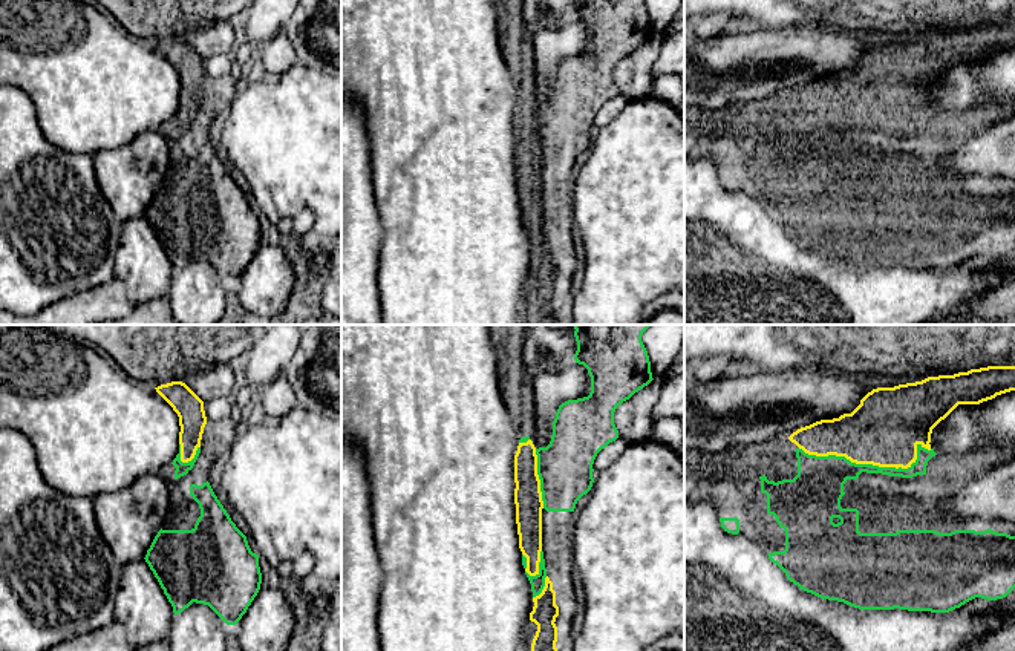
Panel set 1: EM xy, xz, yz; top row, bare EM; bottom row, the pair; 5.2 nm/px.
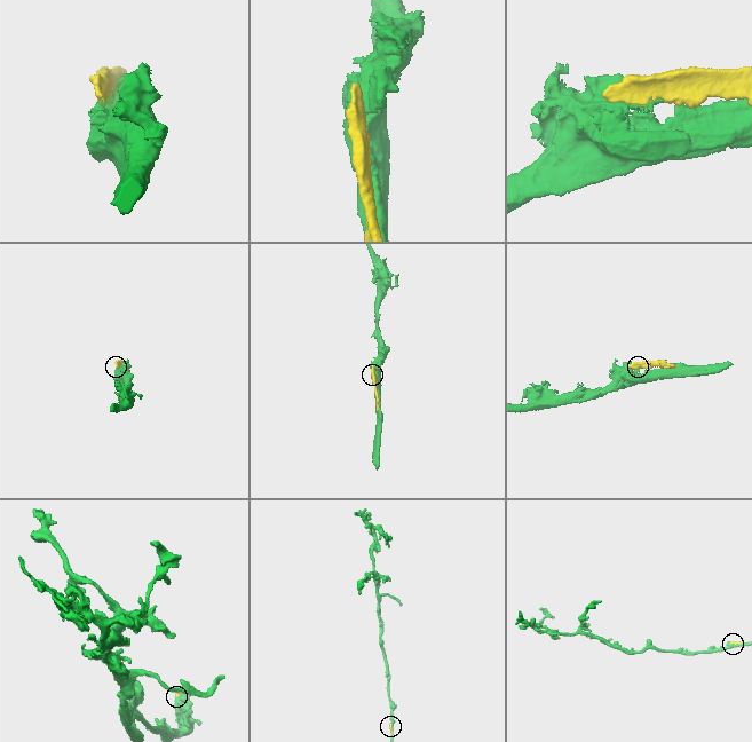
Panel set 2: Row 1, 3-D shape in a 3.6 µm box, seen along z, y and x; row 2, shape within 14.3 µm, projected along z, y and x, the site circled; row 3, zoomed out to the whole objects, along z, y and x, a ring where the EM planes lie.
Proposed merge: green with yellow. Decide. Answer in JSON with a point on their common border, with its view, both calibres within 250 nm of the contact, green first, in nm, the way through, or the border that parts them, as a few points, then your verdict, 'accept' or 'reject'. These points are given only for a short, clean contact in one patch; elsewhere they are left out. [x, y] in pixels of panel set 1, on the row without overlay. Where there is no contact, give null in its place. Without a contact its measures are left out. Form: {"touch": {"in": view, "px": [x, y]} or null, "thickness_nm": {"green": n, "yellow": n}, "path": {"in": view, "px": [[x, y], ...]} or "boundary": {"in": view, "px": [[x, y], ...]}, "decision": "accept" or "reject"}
{"touch": {"in": "yz", "px": [871, 121]}, "thickness_nm": {"green": 200, "yellow": 380}, "decision": "reject"}

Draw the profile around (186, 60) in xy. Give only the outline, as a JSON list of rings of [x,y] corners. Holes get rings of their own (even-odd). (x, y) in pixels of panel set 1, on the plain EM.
[[[182,38],[155,44],[179,74],[181,118],[188,119],[201,104],[207,74],[204,58]]]

